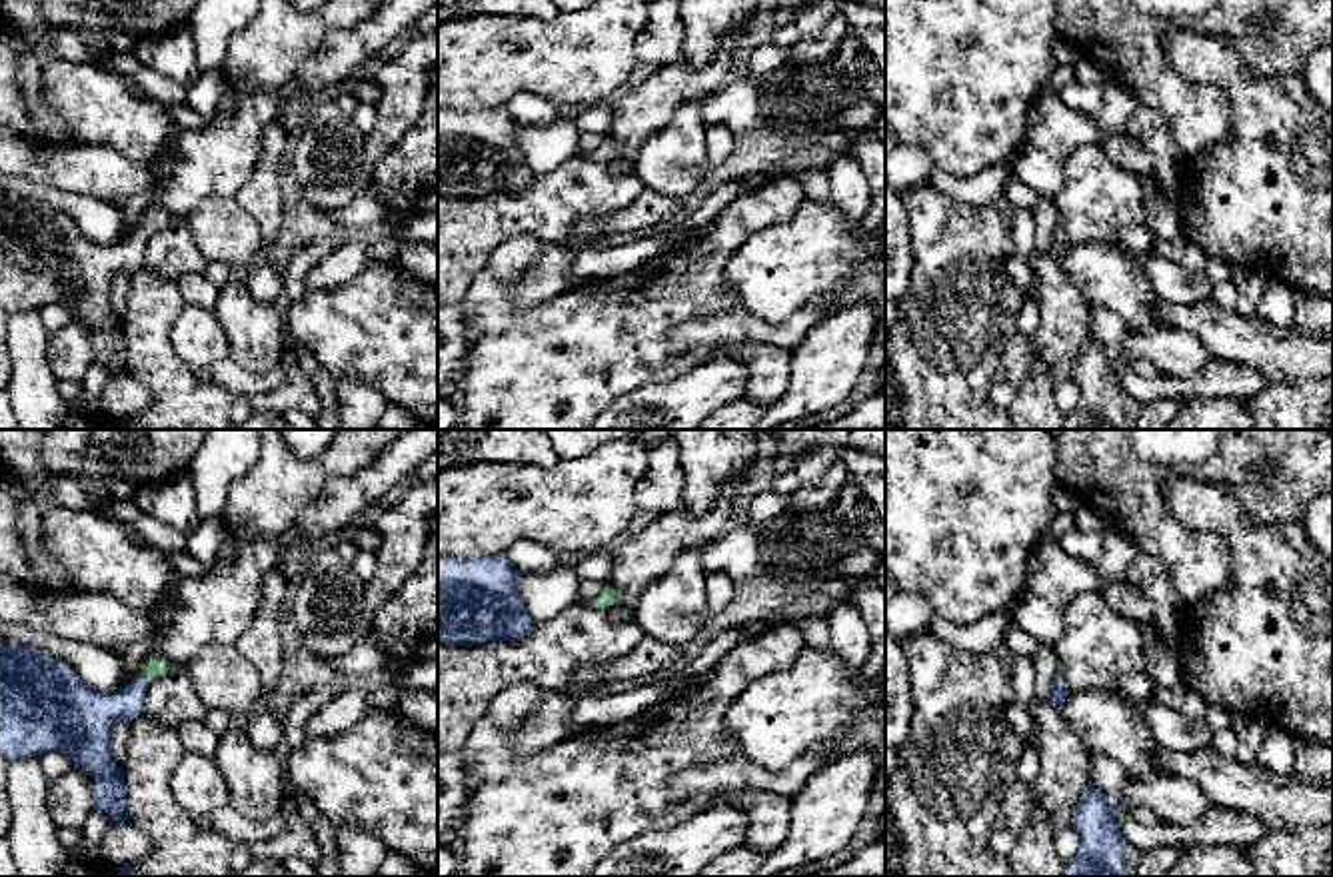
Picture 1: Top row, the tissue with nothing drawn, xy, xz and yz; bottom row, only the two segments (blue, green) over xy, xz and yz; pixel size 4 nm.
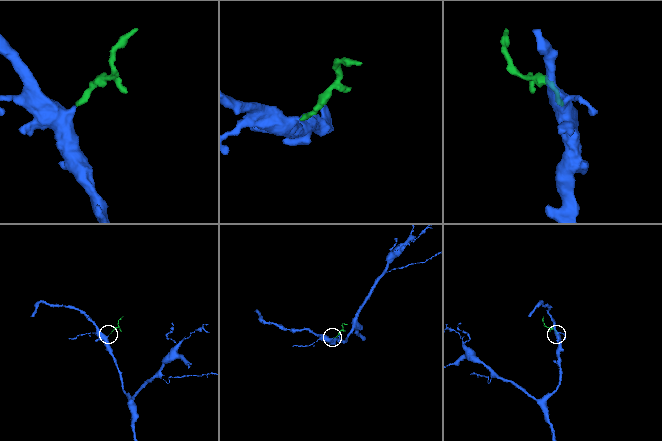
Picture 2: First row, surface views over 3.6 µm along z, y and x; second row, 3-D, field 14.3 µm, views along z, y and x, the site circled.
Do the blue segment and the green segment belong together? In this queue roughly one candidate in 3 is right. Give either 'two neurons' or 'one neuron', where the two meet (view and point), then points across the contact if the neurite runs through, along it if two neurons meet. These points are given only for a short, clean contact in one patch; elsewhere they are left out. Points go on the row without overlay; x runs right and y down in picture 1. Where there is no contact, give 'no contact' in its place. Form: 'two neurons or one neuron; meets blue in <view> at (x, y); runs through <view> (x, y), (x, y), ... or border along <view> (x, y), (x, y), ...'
one neuron; meets blue in xy at (142, 230); runs through xy (92, 266), (116, 260), (142, 230), (154, 220)

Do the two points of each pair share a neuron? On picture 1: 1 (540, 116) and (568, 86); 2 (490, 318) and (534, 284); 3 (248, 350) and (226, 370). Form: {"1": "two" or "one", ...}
{"1": "two", "2": "two", "3": "two"}

